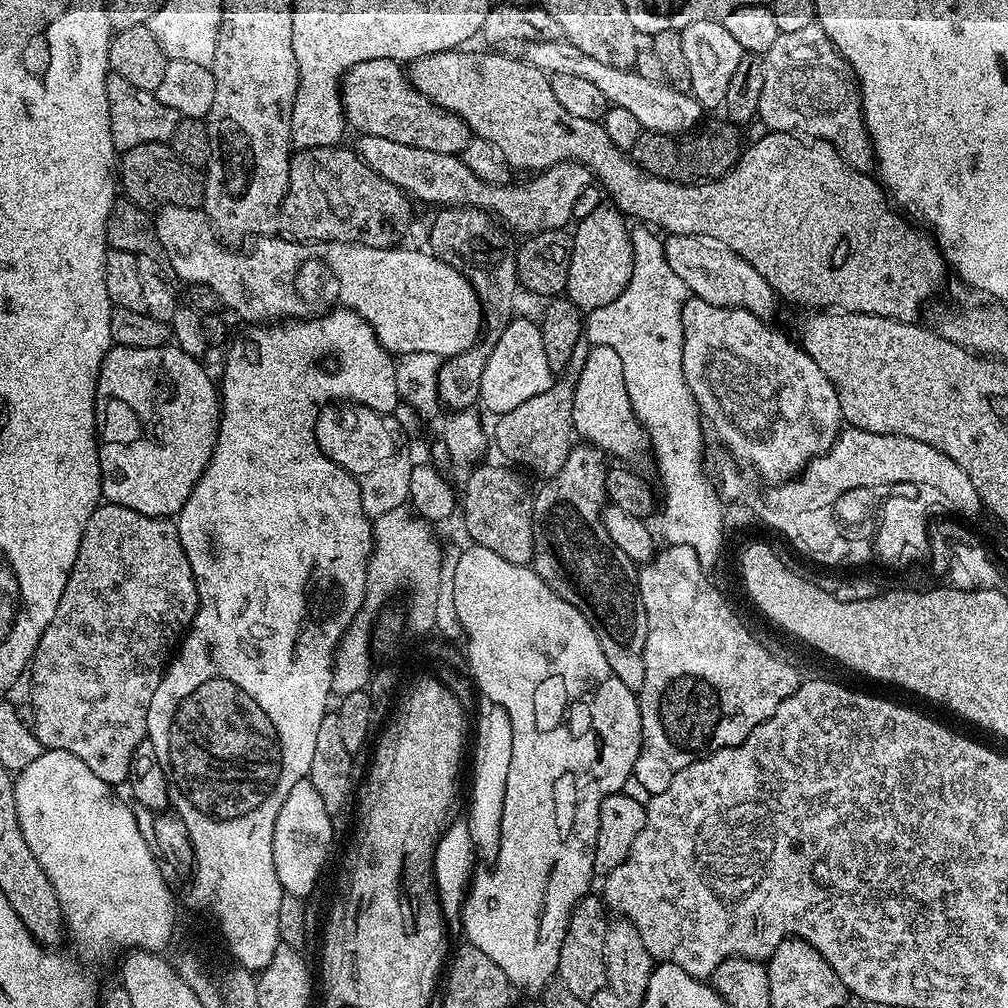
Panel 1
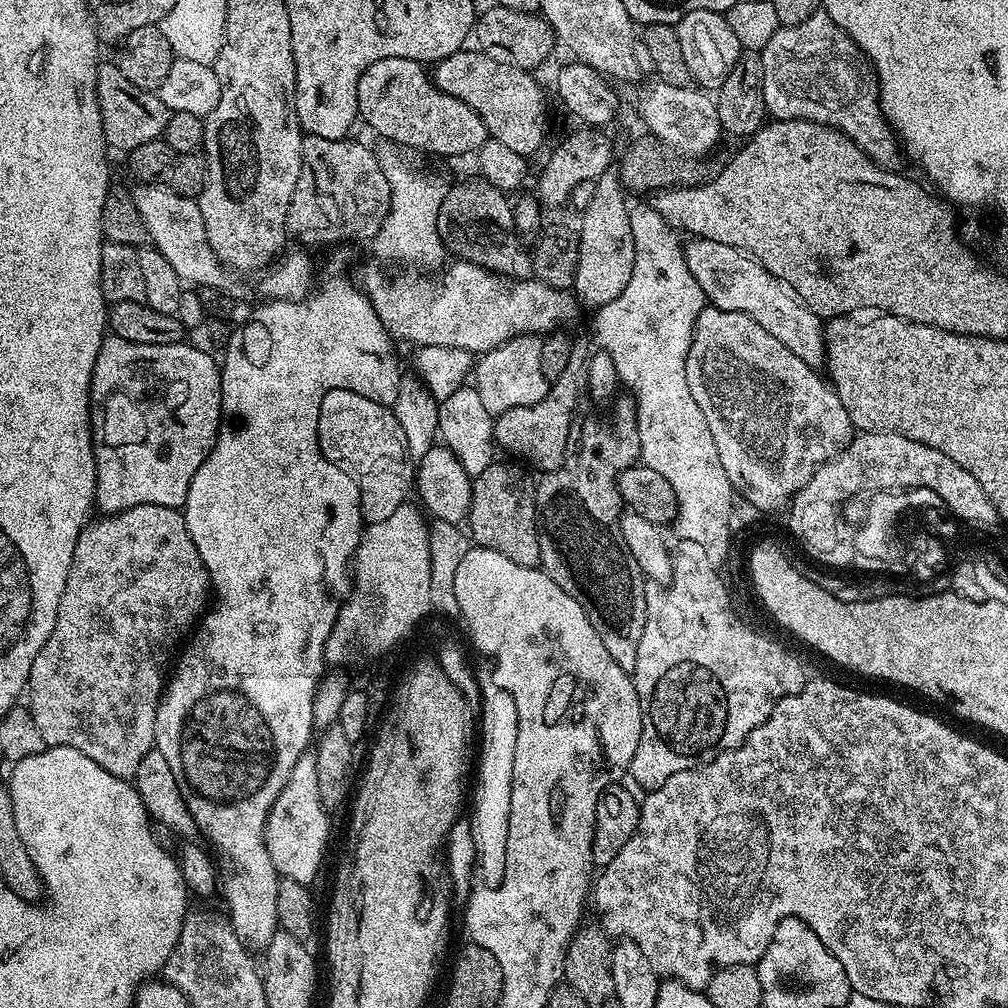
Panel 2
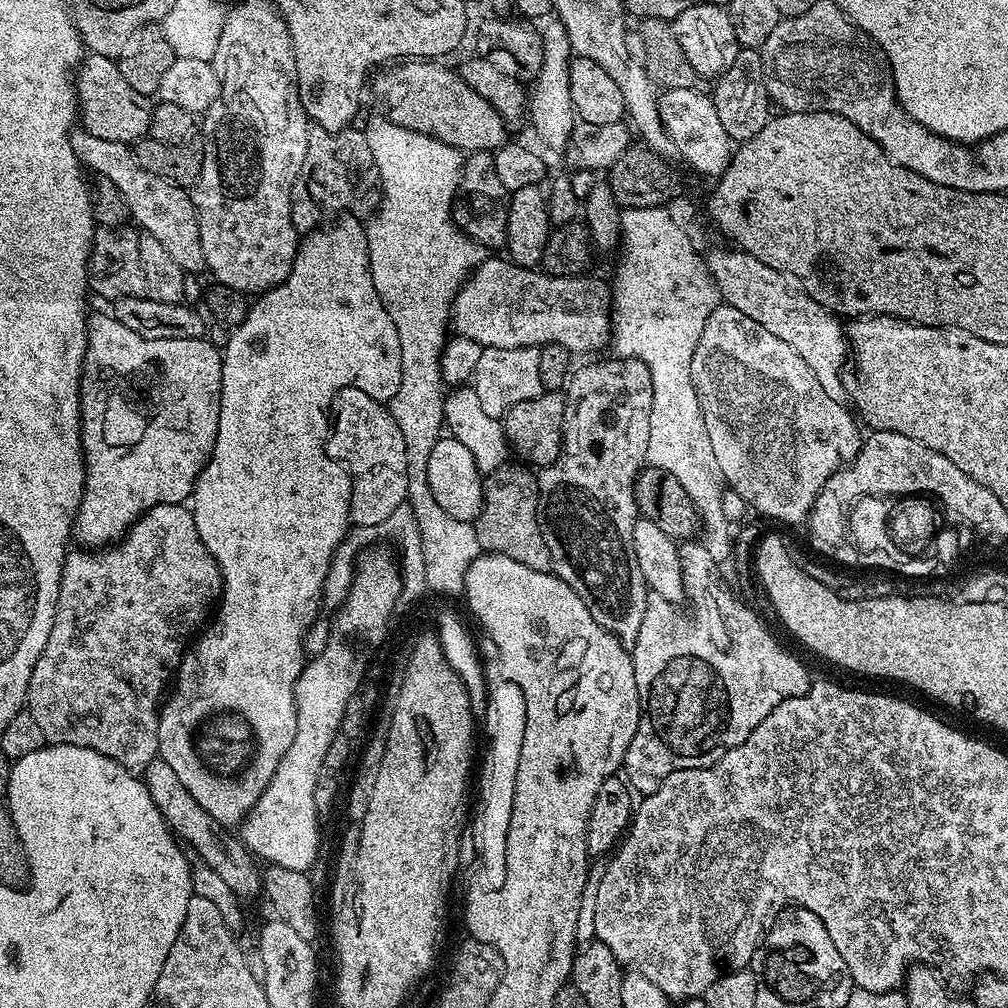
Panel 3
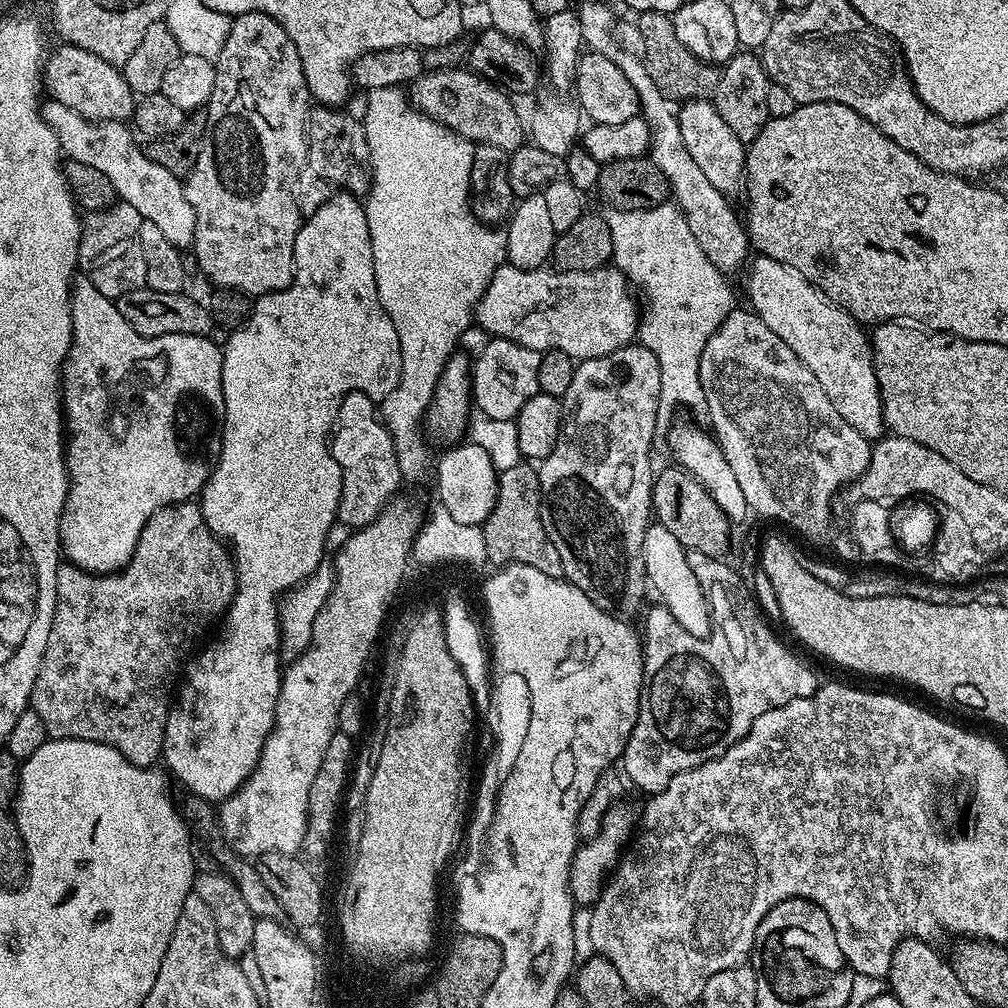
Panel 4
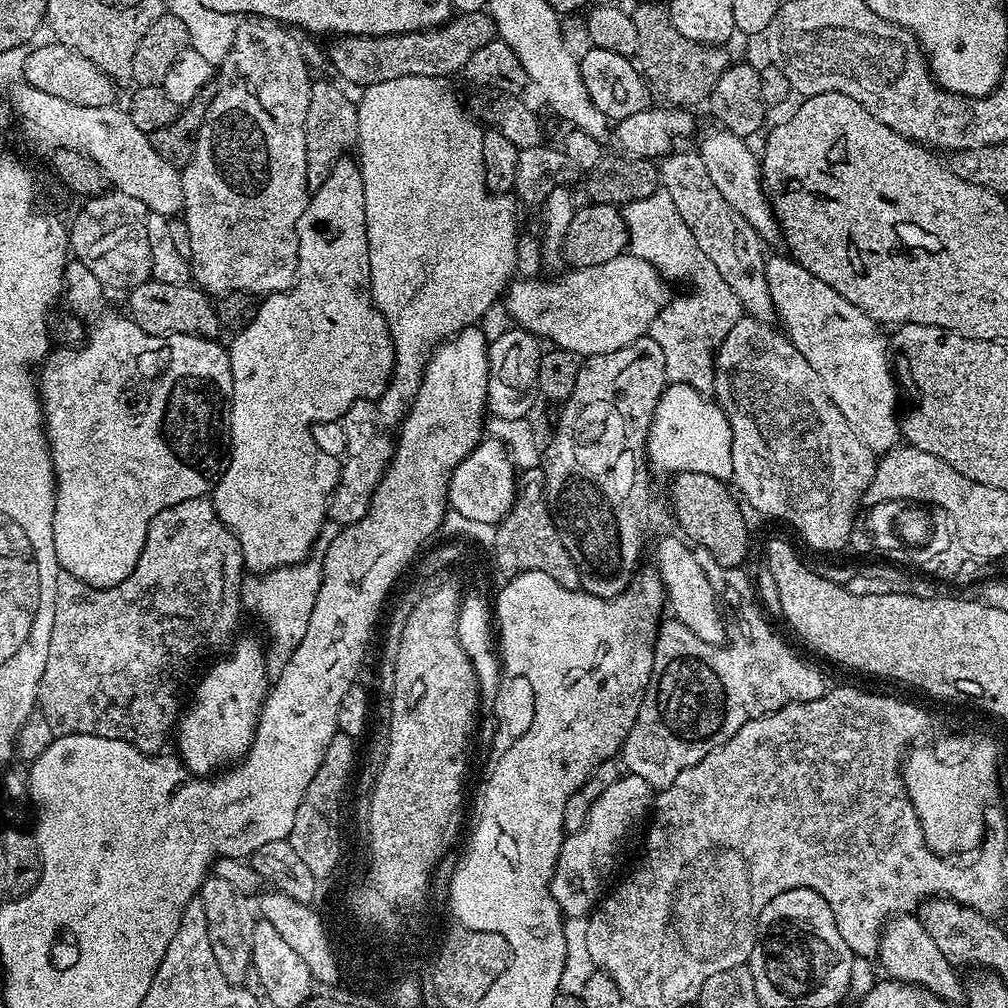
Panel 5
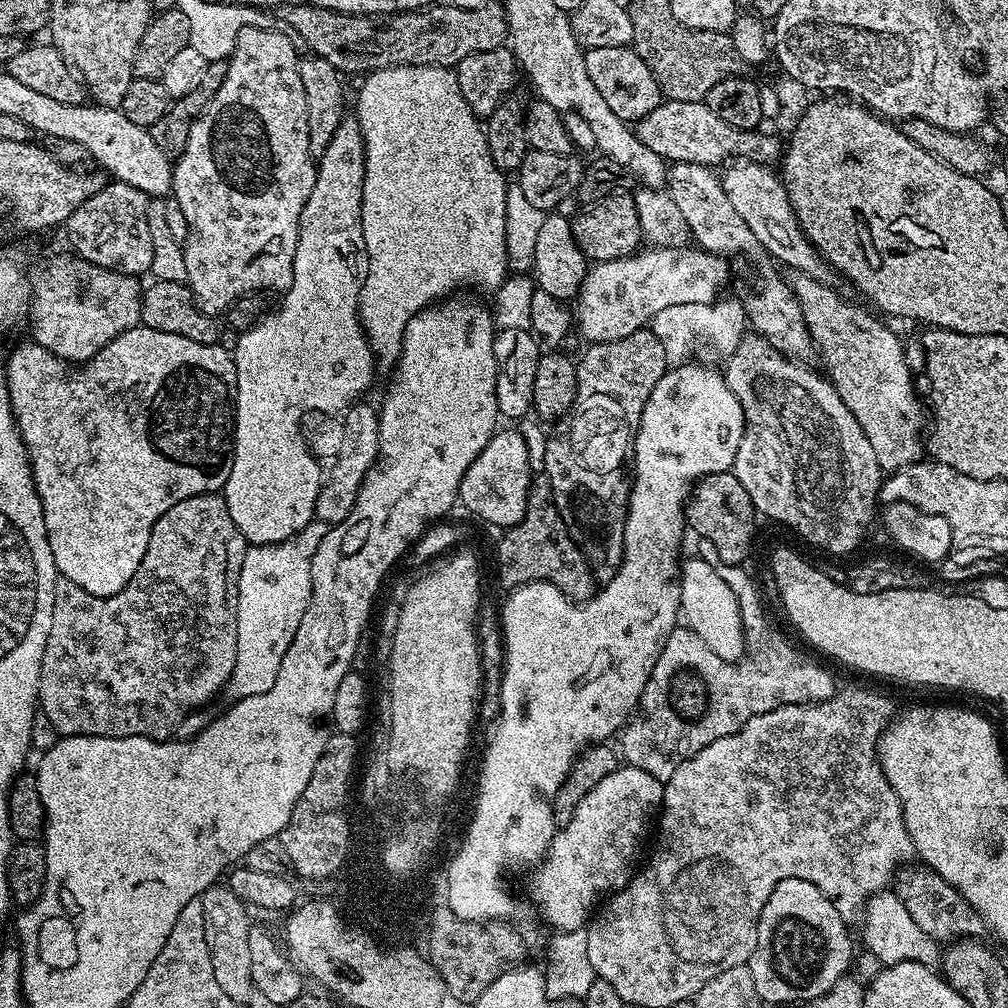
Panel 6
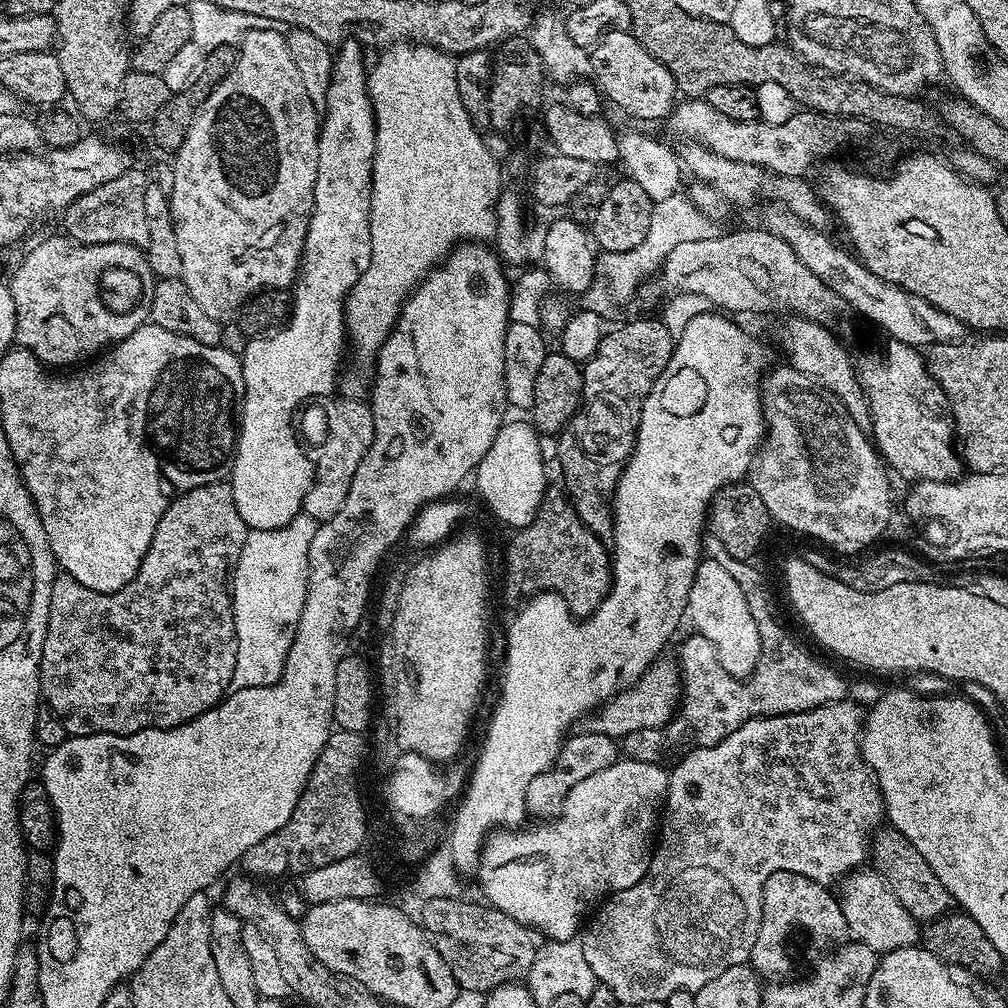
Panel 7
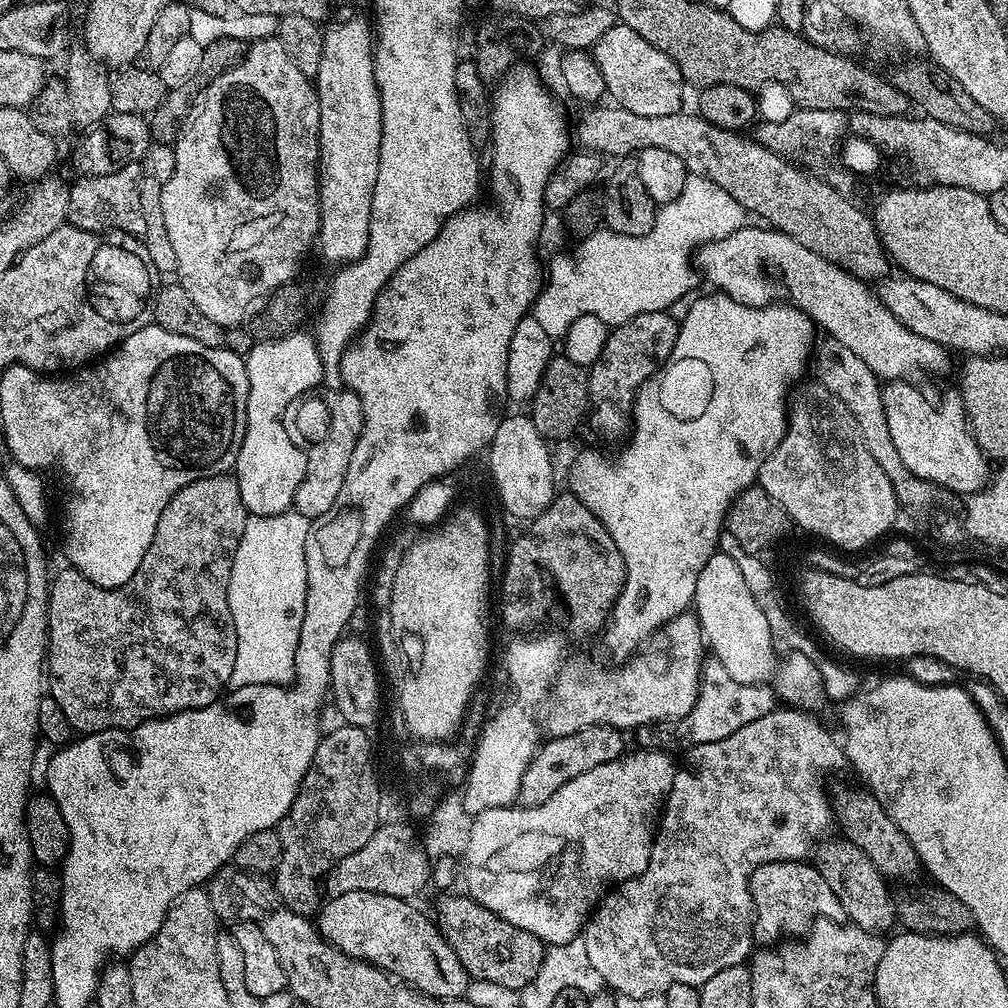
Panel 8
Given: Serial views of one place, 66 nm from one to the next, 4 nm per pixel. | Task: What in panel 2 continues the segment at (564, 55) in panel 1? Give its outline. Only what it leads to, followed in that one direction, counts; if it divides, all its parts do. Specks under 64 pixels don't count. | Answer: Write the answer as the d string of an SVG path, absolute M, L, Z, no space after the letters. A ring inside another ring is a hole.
M655 82L636 96L636 112L644 119L649 133L674 146L684 156L705 157L722 137L723 128L718 118L715 99L699 87L683 88Z

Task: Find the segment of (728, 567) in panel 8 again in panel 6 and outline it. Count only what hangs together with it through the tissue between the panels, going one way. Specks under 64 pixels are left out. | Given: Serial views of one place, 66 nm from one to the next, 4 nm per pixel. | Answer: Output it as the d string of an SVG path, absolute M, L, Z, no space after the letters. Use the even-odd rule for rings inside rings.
M697 556L688 557L681 565L680 609L685 625L698 634L706 646L724 661L736 663L744 654L746 640L744 621L737 596L720 576L717 567Z

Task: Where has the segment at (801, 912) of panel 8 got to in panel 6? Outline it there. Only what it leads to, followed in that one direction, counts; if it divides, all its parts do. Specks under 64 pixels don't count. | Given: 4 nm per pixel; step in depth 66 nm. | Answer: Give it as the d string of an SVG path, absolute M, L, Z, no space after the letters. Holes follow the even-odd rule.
M782 878L782 882L778 882L778 886L774 886L770 898L766 898L766 906L762 906L762 914L756 927L754 954L747 963L750 974L754 974L754 990L758 990L761 1001L765 1005L796 1004L799 1000L807 1002L829 992L851 969L848 967L852 964L852 940L848 937L848 928L849 925L840 917L838 910L834 910L834 902L830 902L830 898L826 898L826 894L822 894L822 890L818 890L818 886L814 886L814 882L806 882L806 878Z

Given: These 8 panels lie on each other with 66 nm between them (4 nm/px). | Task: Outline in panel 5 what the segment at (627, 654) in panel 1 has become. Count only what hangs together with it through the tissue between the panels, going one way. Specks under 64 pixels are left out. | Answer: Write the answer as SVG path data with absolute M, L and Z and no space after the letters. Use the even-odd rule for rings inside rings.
M651 334L639 336L630 346L622 346L622 350L610 350L610 354L598 354L587 357L581 363L578 370L578 378L574 382L574 390L570 398L563 401L560 412L560 421L552 432L552 441L542 452L542 467L545 474L545 498L548 500L548 509L552 511L552 518L556 523L556 530L562 540L562 544L573 559L574 566L580 579L580 588L589 596L597 596L603 600L614 598L619 592L623 592L631 582L637 571L636 563L640 560L640 539L644 536L644 511L648 508L648 476L644 473L646 465L646 443L648 440L648 427L652 425L652 414L660 395L666 387L666 358L662 358L662 346L654 342Z

